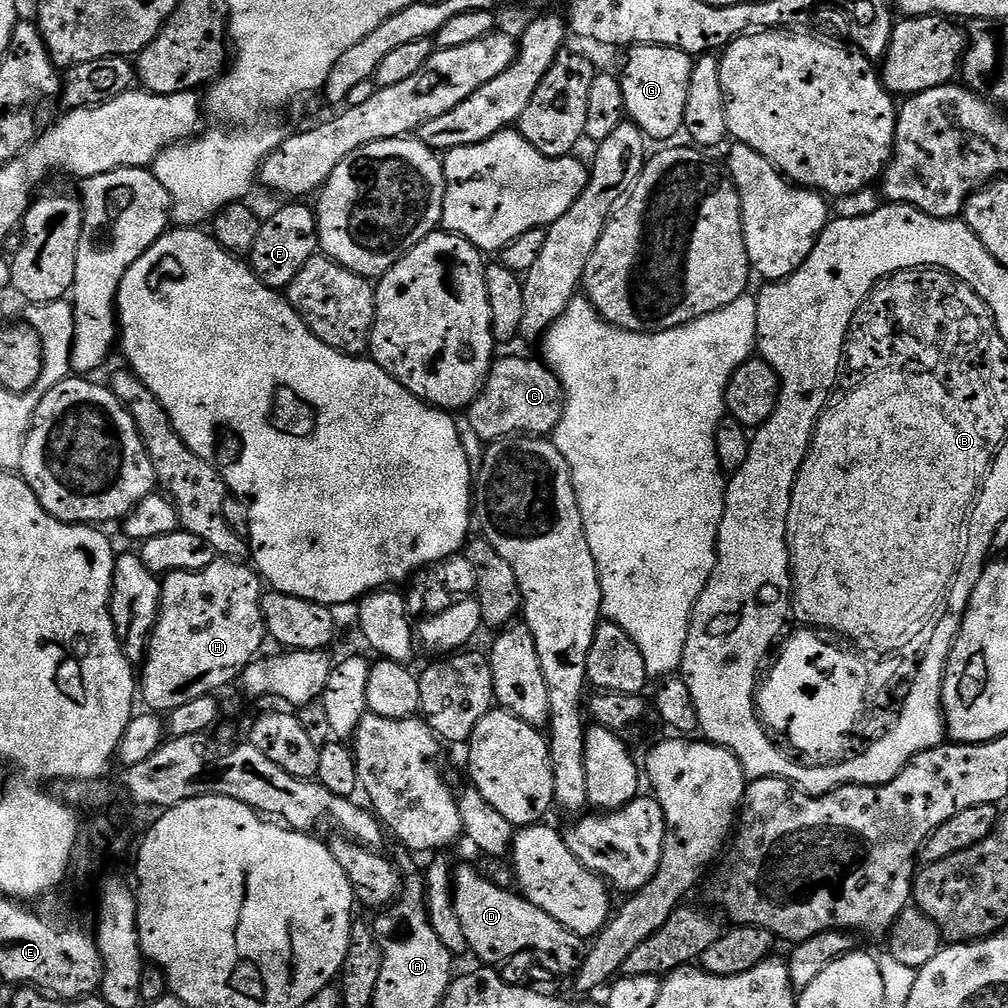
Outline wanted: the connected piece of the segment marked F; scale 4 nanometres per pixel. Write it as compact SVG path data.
M288 202L285 208L280 208L272 217L265 219L258 230L258 242L254 242L254 250L250 257L250 267L252 273L257 276L267 288L275 288L277 290L287 289L290 282L294 282L294 274L298 274L298 270L302 270L302 266L306 266L306 262L310 262L310 258L317 255L320 247L320 239L318 238L318 226L316 225L316 214L311 207L308 208L304 202Z

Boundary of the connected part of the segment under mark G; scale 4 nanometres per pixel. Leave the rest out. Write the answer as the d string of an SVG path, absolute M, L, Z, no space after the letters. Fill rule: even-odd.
M641 44L639 46L633 47L631 51L627 53L628 61L624 64L624 72L619 73L620 85L622 86L622 98L626 98L626 106L624 107L627 119L631 123L637 124L638 127L643 130L645 137L649 141L652 140L664 140L660 142L668 142L671 136L681 135L684 126L684 115L686 114L686 94L690 90L690 74L692 73L692 65L694 63L693 57L687 56L682 50L677 48L663 48L657 44Z

